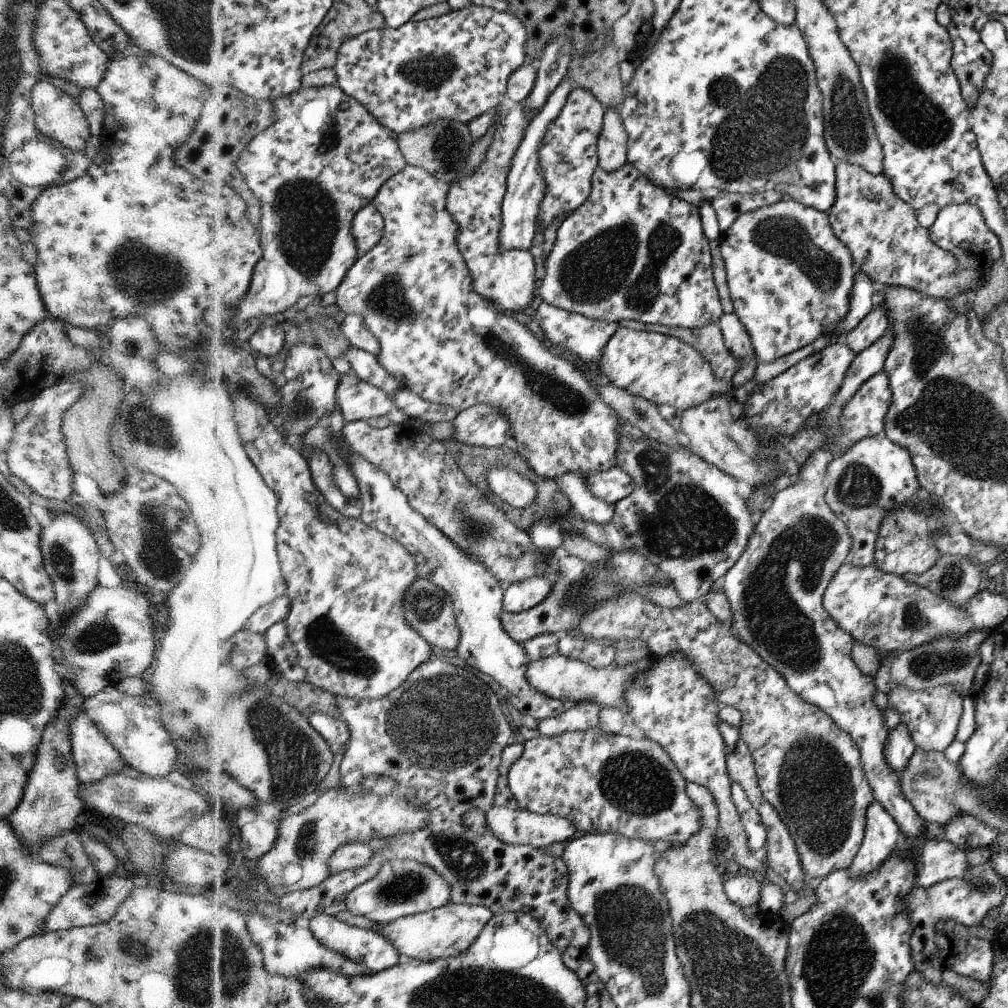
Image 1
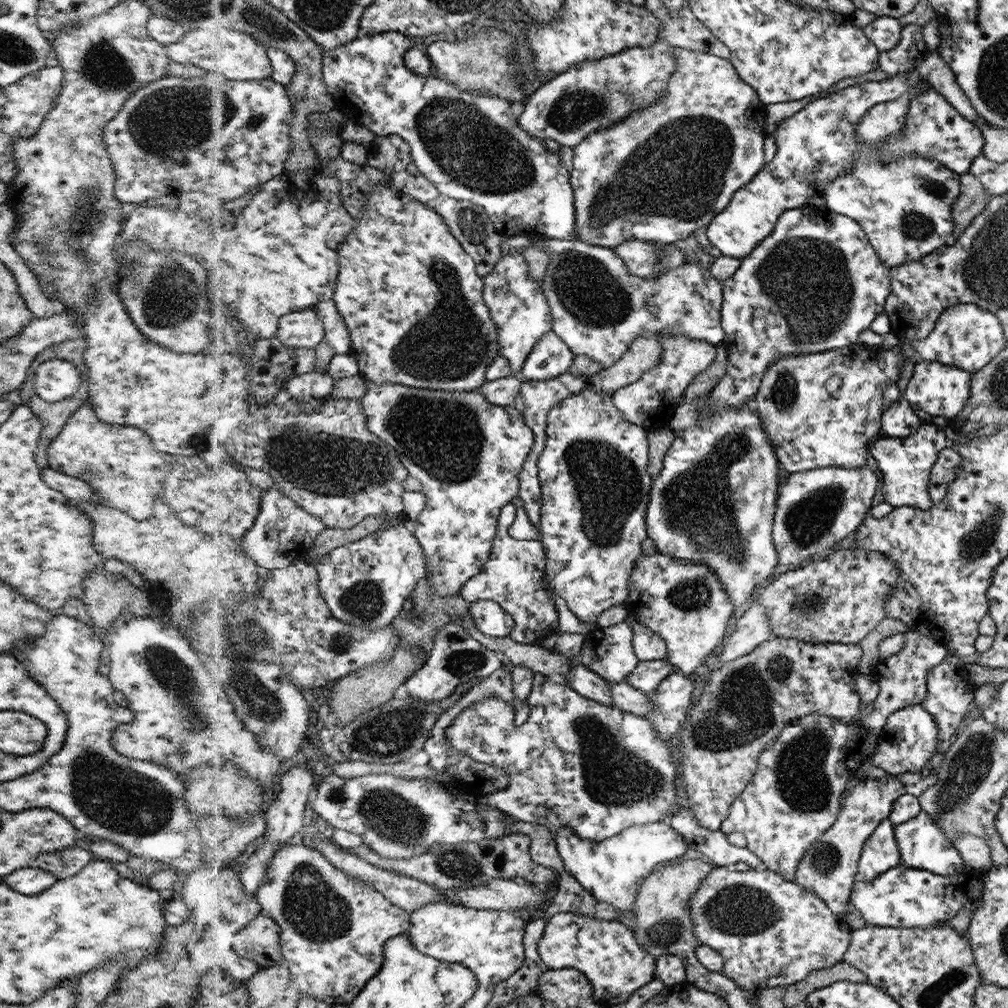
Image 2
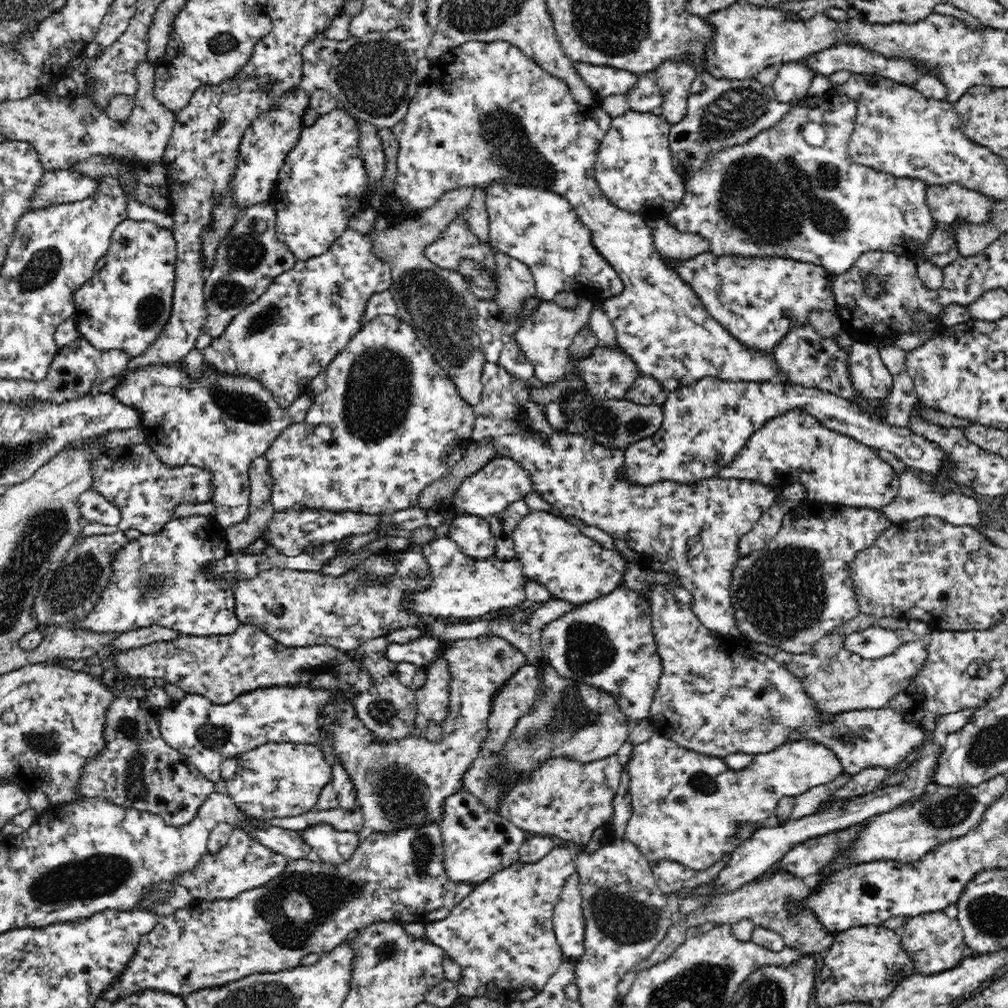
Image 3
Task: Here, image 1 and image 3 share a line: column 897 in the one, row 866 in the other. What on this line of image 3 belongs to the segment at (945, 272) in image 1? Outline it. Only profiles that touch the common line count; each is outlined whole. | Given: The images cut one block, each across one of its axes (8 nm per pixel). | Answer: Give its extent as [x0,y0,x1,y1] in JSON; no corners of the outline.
[180,829,290,900]

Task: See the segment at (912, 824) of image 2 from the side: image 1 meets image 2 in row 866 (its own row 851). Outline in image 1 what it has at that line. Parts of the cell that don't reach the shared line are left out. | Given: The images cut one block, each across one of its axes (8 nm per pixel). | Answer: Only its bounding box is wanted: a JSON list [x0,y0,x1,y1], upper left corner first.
[720,450,969,890]

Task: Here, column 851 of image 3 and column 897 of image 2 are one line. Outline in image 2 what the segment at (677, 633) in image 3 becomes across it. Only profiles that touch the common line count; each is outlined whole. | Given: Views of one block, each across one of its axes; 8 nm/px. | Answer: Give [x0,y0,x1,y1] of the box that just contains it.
[869,705,938,776]

